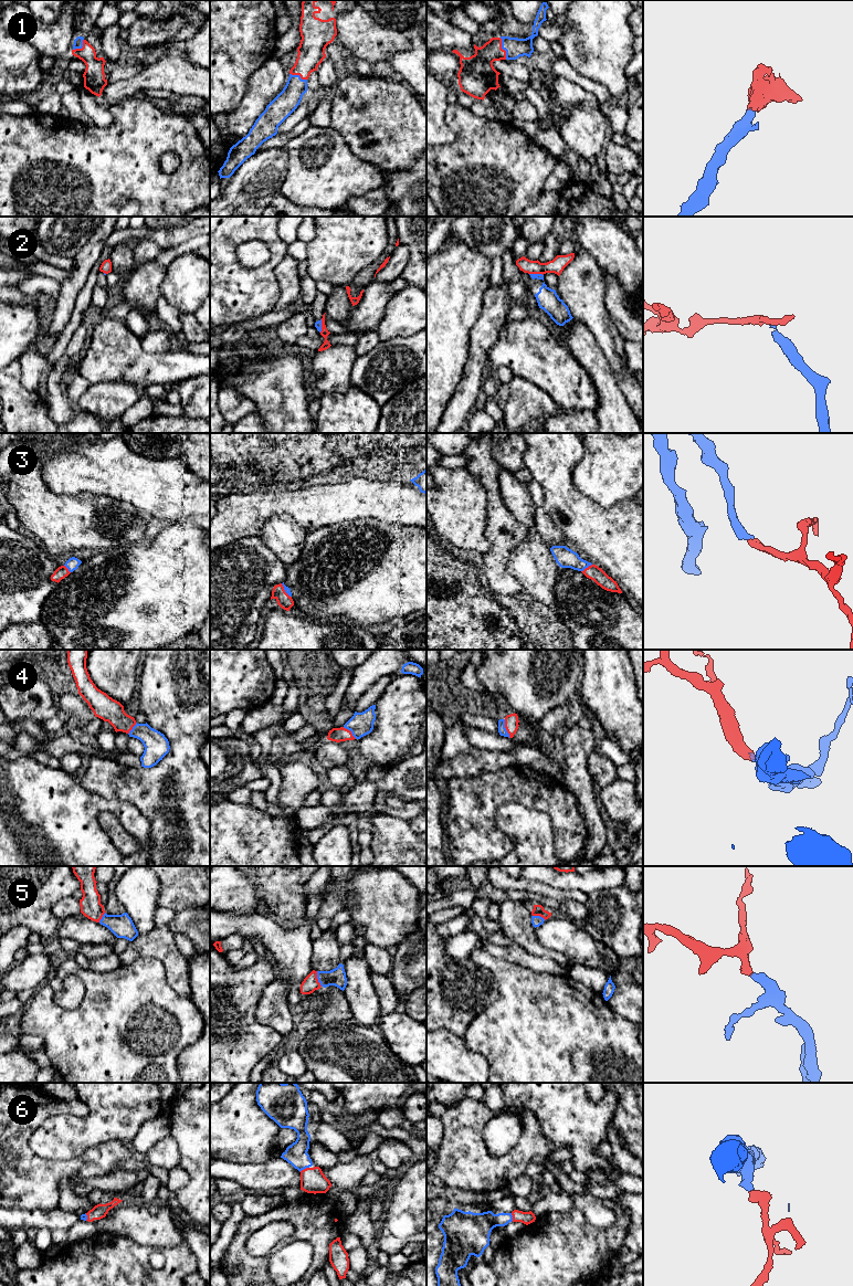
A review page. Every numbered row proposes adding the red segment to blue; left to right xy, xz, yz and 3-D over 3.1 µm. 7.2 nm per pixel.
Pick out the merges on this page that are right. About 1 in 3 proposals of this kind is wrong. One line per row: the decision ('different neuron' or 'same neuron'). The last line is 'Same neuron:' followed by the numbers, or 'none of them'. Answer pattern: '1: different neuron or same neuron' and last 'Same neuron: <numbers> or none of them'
1: same neuron
2: different neuron
3: same neuron
4: same neuron
5: same neuron
6: same neuron
Same neuron: 1, 3, 4, 5, 6

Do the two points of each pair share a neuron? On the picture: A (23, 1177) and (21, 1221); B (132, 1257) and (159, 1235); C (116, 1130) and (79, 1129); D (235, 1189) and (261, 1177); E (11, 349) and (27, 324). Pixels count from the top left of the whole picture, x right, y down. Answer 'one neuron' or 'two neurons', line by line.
A: two neurons
B: two neurons
C: one neuron
D: two neurons
E: one neuron

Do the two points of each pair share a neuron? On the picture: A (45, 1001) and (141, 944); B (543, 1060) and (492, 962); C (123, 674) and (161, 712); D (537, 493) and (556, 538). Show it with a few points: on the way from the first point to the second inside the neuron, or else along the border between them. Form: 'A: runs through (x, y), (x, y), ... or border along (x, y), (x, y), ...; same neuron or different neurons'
A: border along (145, 956), (140, 956), (132, 962), (120, 966); different neurons
B: runs through (543, 1035), (543, 1025), (537, 1014), (516, 987); same neuron
C: border along (138, 678), (135, 698); different neurons
D: runs through (538, 504), (545, 527); same neuron

